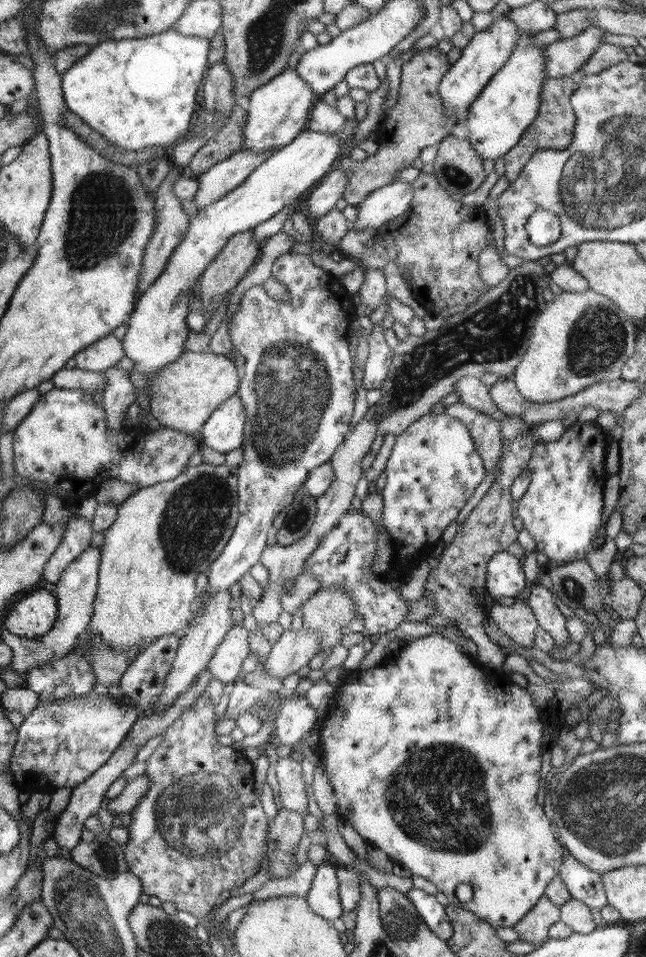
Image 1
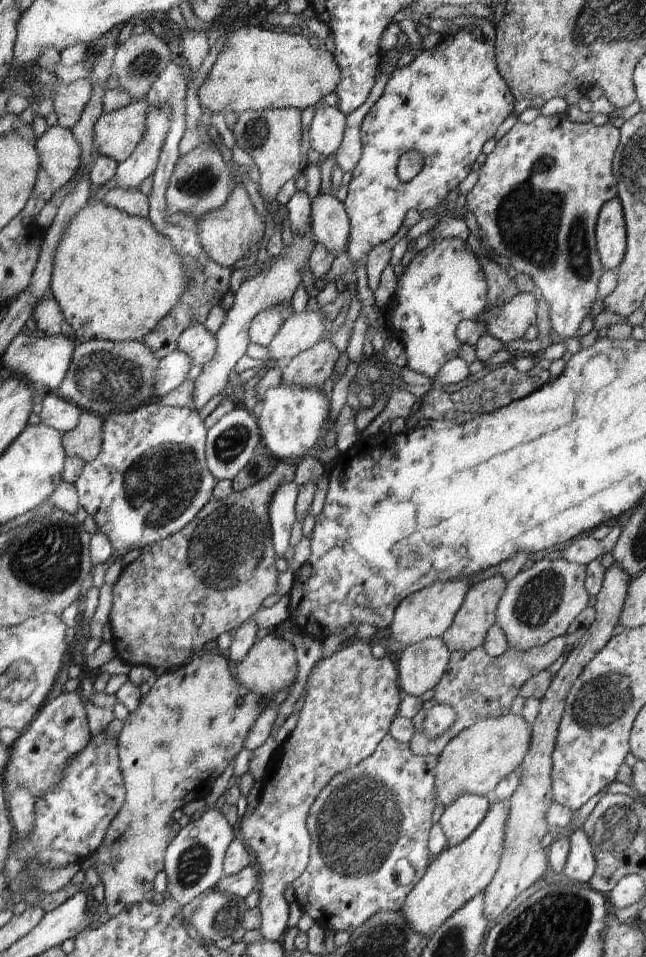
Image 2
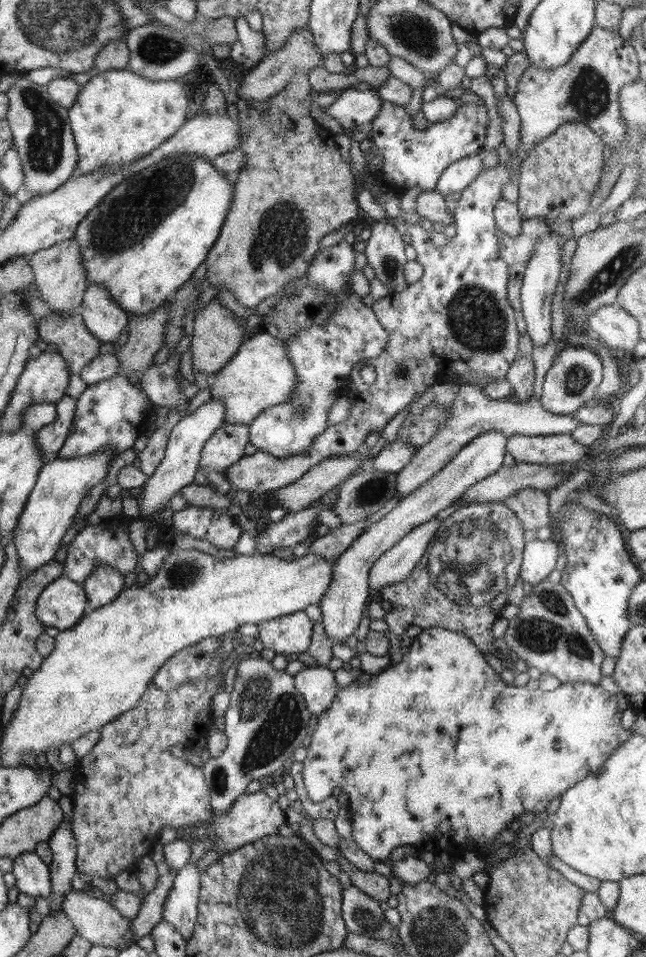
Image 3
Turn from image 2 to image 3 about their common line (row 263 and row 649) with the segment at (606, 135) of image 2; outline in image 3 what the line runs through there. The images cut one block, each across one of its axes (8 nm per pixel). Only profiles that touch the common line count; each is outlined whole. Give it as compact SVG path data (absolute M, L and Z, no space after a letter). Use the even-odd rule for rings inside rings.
M545 579L533 585L532 592L524 596L518 615L508 621L503 637L520 660L529 667L538 668L541 674L552 674L561 683L590 682L598 685L602 678L600 666L605 654L594 640L586 619L576 608L572 595L561 583L554 584Z

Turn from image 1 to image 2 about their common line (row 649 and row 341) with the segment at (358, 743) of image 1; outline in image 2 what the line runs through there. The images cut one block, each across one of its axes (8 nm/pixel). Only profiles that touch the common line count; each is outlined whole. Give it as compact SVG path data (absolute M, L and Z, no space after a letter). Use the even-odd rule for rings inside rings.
M456 238L436 240L424 250L417 252L407 268L404 267L404 273L397 280L395 296L385 306L386 313L383 315L388 318L386 326L390 327L387 330L389 338L399 340L404 347L406 365L431 379L437 376L443 364L458 357L458 349L463 343L456 338L456 326L462 320L476 320L477 315L488 305L488 282L478 264L477 256L467 243Z

